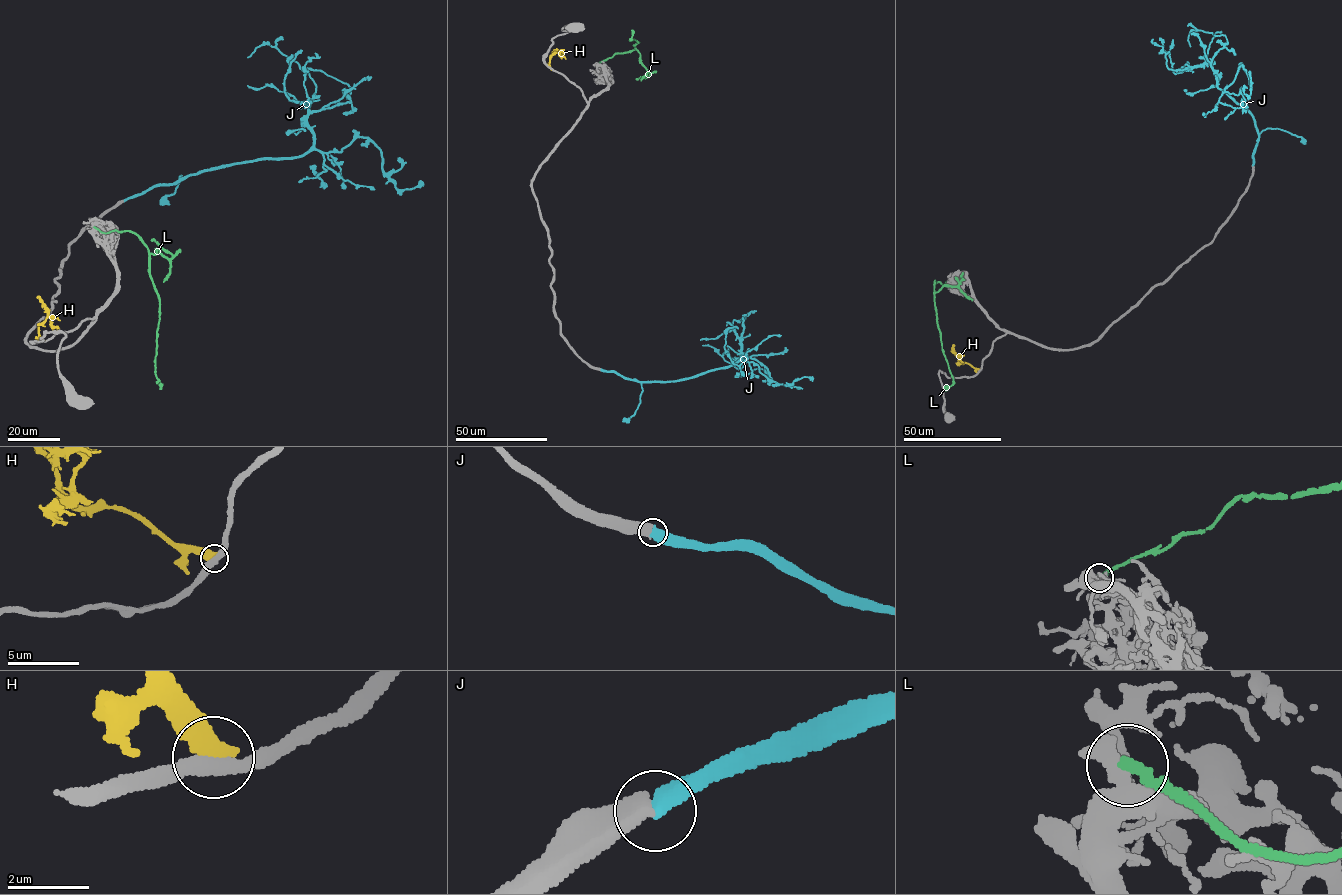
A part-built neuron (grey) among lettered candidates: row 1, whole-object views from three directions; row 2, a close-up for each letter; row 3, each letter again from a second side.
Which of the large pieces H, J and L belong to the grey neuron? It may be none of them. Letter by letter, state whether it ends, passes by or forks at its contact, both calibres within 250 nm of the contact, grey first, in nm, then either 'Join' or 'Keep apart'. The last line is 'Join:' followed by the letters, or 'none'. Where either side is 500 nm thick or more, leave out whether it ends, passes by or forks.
H: Thickness 400 nm (grey) against 650 nm. Keep apart
J: Thickness 550 nm (grey) against 500 nm. Join
L: It ends there. Thickness 400 nm (grey) against 300 nm. Keep apart
Join: J

